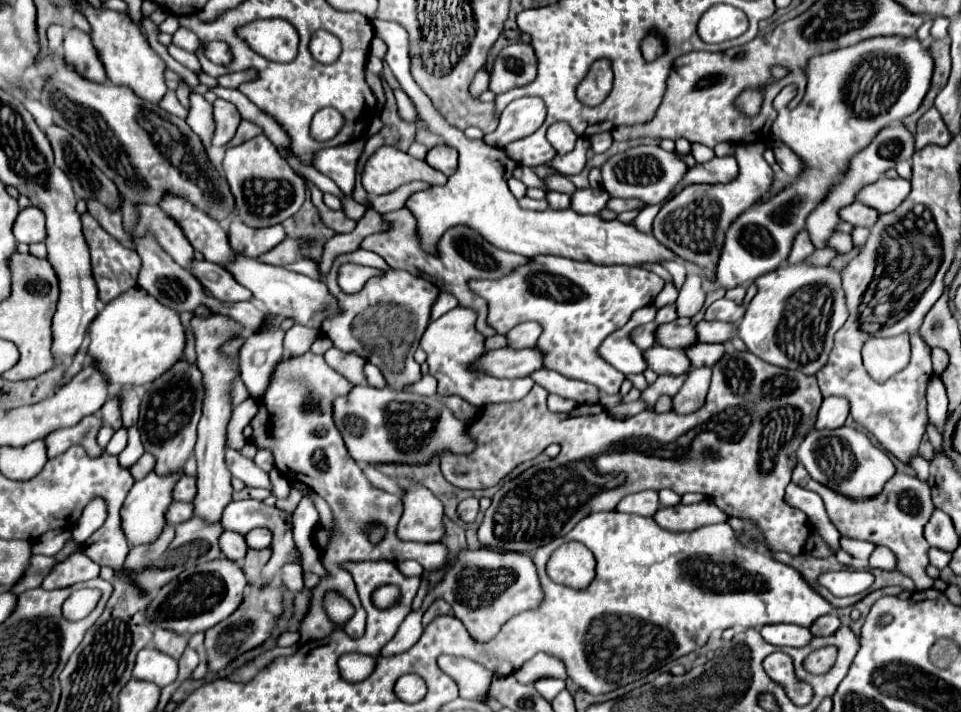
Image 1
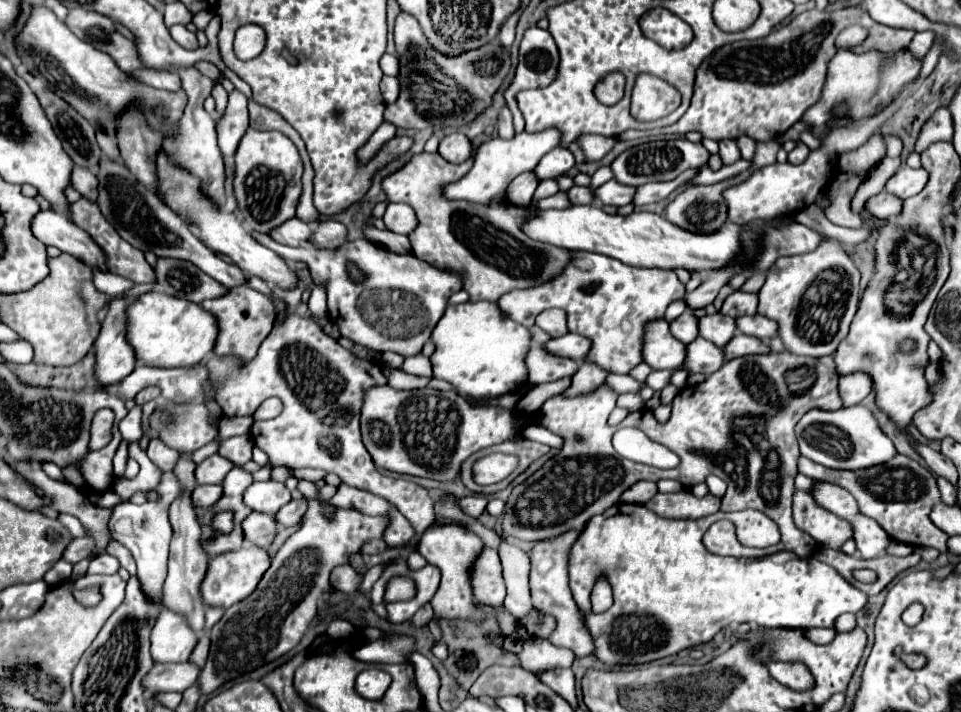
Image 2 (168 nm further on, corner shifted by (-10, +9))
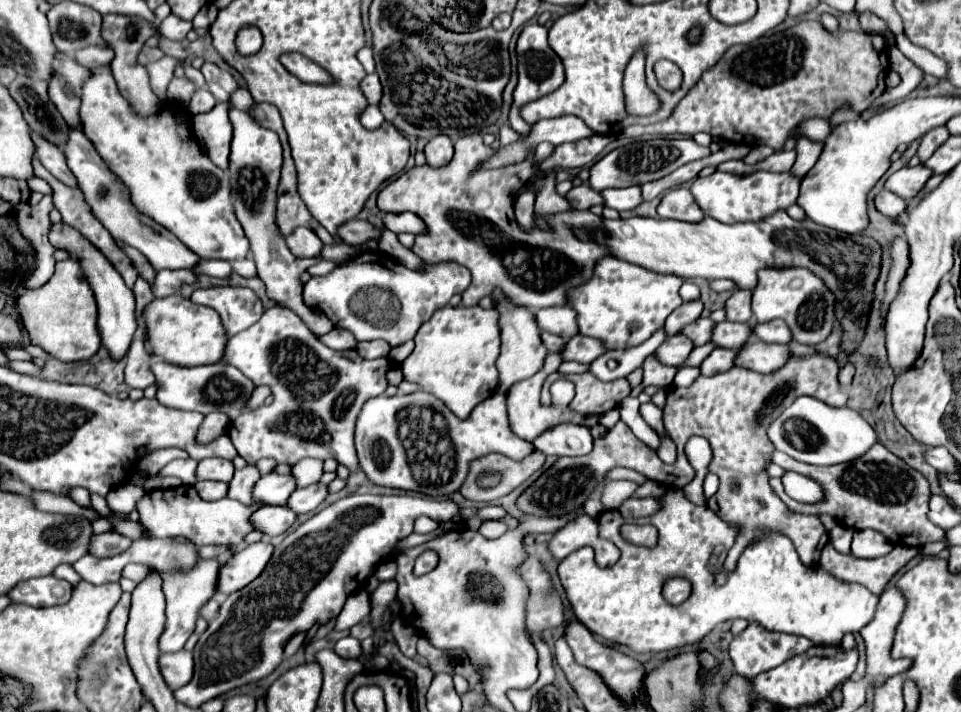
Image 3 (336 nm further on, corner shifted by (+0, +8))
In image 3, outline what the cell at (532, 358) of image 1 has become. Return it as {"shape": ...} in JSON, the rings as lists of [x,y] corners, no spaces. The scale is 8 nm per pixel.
{"shape":[[[574,335],[572,339],[568,339],[562,357],[564,361],[578,361],[578,363],[592,363],[594,359],[598,359],[600,355],[604,355],[608,349],[604,349],[604,345],[598,339],[592,337],[584,337],[584,335]]]}

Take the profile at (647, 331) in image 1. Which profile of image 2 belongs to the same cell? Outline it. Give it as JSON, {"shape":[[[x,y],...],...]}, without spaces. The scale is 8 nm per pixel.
{"shape":[[[686,310],[670,322],[670,334],[674,334],[674,338],[678,338],[684,344],[692,342],[694,338],[698,338],[698,320],[692,316],[692,312]]]}

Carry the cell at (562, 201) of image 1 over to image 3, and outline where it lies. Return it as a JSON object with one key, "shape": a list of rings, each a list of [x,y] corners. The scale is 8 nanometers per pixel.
{"shape":[[[580,185],[580,187],[572,187],[566,195],[566,199],[570,201],[570,205],[574,209],[590,209],[592,205],[604,205],[602,195],[596,193],[592,187],[588,185]]]}

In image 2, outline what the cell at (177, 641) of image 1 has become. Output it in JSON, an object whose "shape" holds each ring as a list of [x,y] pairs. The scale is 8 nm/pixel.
{"shape":[[[180,454],[180,458],[176,460],[172,472],[178,478],[178,484],[182,488],[180,496],[170,504],[170,524],[174,530],[172,542],[170,542],[170,558],[168,558],[168,576],[164,582],[164,598],[162,604],[176,612],[182,614],[186,618],[186,622],[190,622],[190,628],[196,634],[202,634],[202,626],[204,626],[204,606],[200,600],[200,592],[198,586],[202,582],[202,576],[206,574],[206,566],[208,566],[208,556],[202,550],[200,544],[200,526],[196,522],[196,514],[194,514],[194,506],[190,500],[192,490],[196,488],[196,478],[194,478],[194,468],[196,464],[192,462],[192,458],[188,454]]]}

